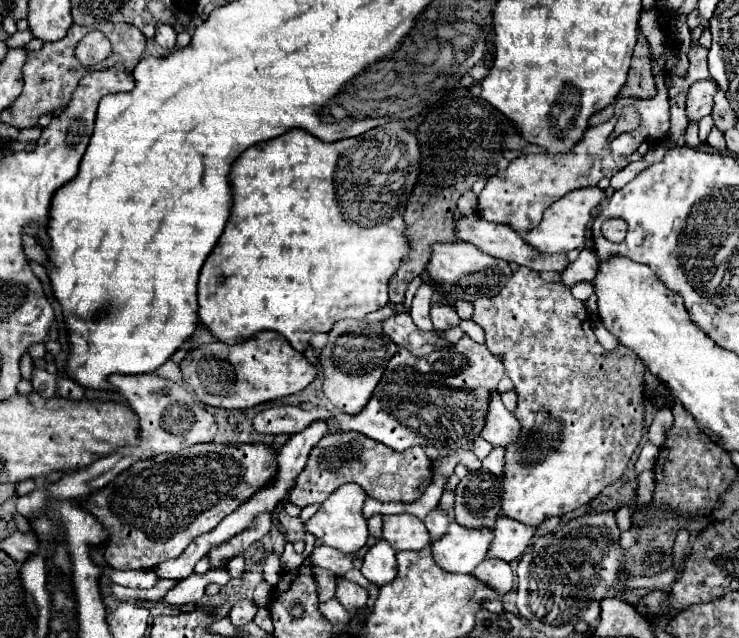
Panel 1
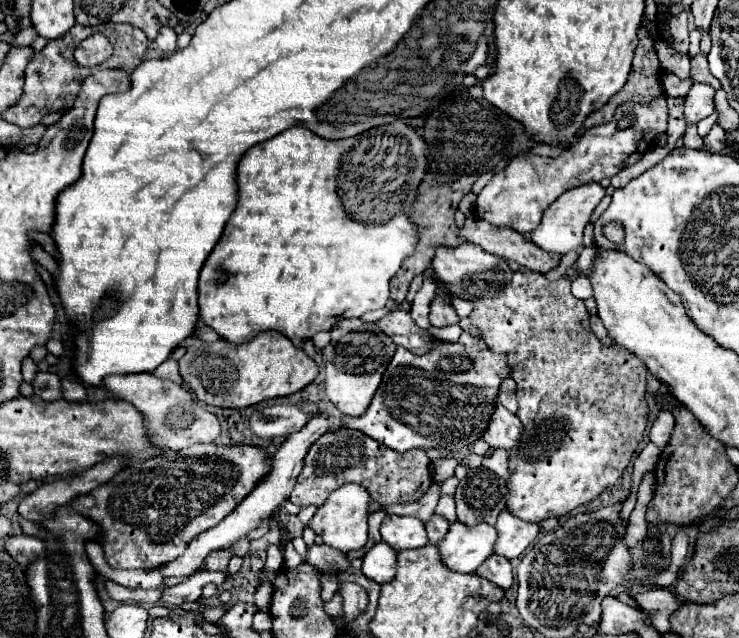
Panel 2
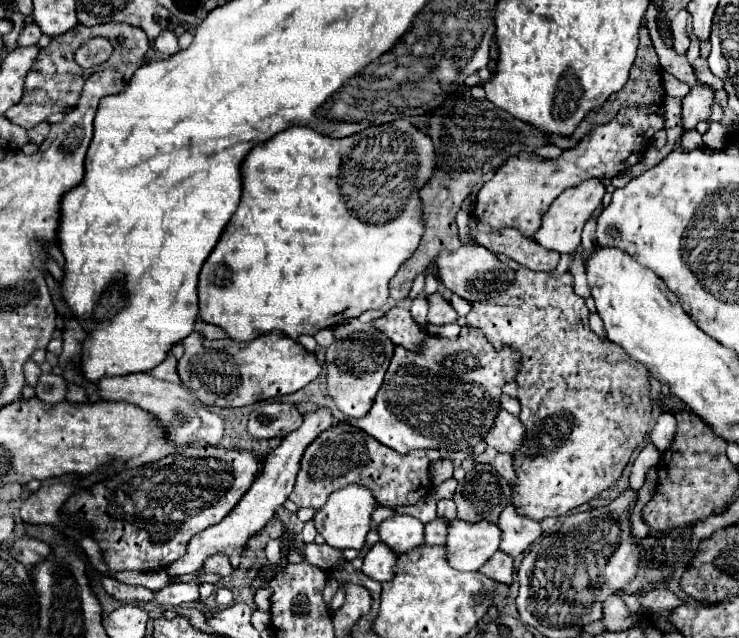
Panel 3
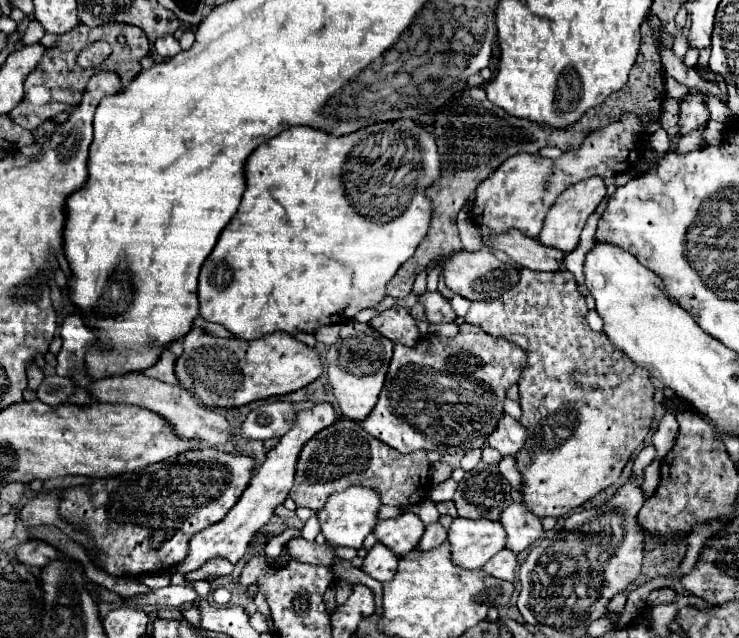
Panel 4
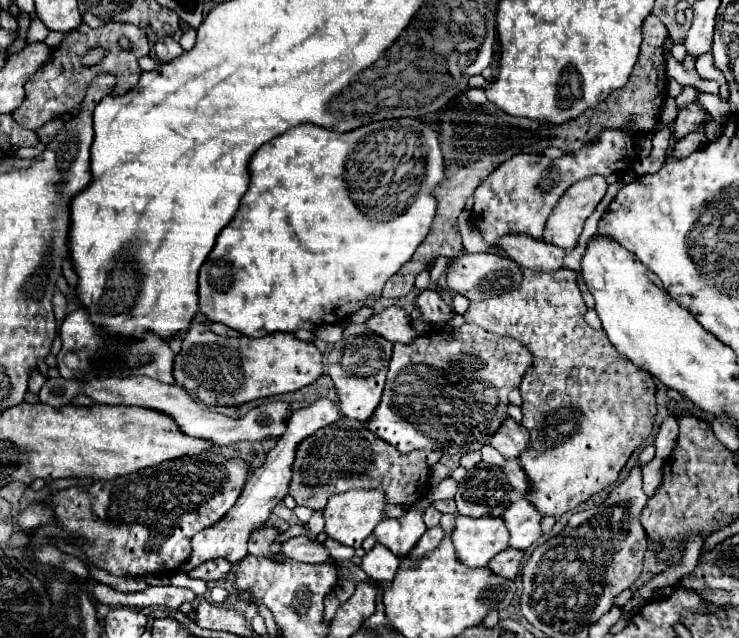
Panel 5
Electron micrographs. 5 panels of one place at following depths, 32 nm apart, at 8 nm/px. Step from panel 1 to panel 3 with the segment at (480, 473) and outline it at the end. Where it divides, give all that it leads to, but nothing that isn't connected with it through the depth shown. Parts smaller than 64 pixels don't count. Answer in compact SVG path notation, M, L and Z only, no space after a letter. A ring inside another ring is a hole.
M484 468L468 472L458 482L454 494L458 518L466 522L496 522L500 512L510 504L510 498L512 486L502 476L496 476L496 472Z

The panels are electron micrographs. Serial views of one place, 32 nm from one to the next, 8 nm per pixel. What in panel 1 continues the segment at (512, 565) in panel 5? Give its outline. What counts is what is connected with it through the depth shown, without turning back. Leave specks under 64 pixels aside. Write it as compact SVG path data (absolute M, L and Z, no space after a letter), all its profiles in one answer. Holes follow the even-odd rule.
M484 560L474 572L480 582L486 582L490 588L506 594L512 588L512 568L506 560Z

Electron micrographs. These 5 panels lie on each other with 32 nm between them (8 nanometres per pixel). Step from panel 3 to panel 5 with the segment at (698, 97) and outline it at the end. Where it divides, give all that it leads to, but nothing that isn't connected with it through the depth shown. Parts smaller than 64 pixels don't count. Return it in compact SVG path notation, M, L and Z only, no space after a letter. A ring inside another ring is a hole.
M694 102L688 108L680 110L678 112L678 118L674 122L674 140L680 140L686 134L694 132L704 122L704 116L706 116L704 114L704 108L698 102Z

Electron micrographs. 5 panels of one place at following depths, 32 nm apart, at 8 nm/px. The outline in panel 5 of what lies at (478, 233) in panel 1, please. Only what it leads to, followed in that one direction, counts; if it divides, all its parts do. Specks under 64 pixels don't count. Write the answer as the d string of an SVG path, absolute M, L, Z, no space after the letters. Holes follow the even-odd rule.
M510 232L506 234L498 246L514 260L518 262L522 268L528 270L536 270L536 272L556 272L562 268L566 250L556 248L554 244L518 234L518 232Z

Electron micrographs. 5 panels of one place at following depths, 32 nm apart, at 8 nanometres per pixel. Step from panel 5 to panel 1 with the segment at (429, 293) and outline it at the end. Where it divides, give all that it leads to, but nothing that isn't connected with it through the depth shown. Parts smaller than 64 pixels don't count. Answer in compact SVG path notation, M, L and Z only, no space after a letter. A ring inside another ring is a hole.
M442 302L432 304L430 318L432 318L434 330L446 330L450 326L458 326L458 322L460 322L456 310L452 306L448 306L448 304L442 304Z

